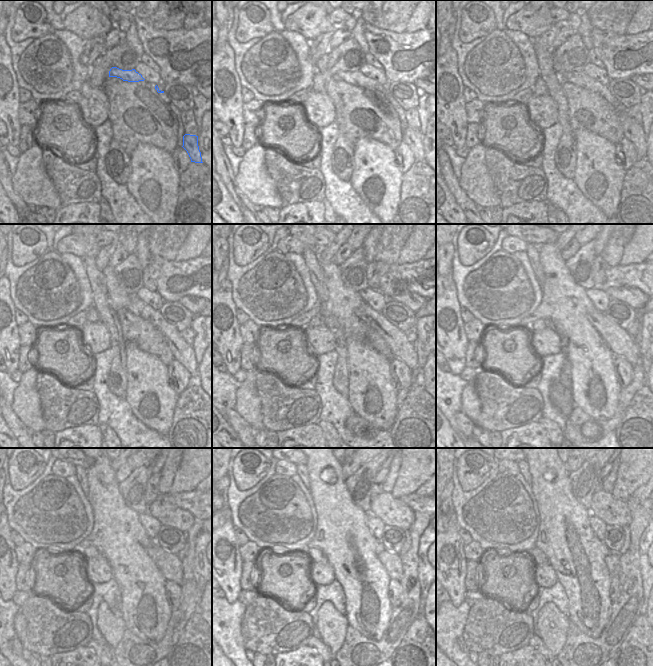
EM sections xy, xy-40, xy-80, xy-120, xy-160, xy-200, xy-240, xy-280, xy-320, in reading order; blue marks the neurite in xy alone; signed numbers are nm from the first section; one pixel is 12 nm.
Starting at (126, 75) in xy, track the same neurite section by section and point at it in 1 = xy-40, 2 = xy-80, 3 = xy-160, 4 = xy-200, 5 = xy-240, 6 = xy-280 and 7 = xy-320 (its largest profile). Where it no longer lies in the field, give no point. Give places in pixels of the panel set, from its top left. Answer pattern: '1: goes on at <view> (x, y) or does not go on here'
1: goes on at xy-40 (356, 78)
2: goes on at xy-80 (633, 131)
3: goes on at xy-160 (396, 339)
4: goes on at xy-200 (619, 341)
5: goes on at xy-240 (169, 564)
6: goes on at xy-280 (392, 563)
7: goes on at xy-320 (612, 560)

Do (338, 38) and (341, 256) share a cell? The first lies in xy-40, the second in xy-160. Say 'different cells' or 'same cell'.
same cell

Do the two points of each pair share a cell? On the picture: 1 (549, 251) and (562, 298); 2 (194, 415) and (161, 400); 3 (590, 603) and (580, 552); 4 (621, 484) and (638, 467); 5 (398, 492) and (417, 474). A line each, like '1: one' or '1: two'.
1: one
2: two
3: one
4: one
5: one

